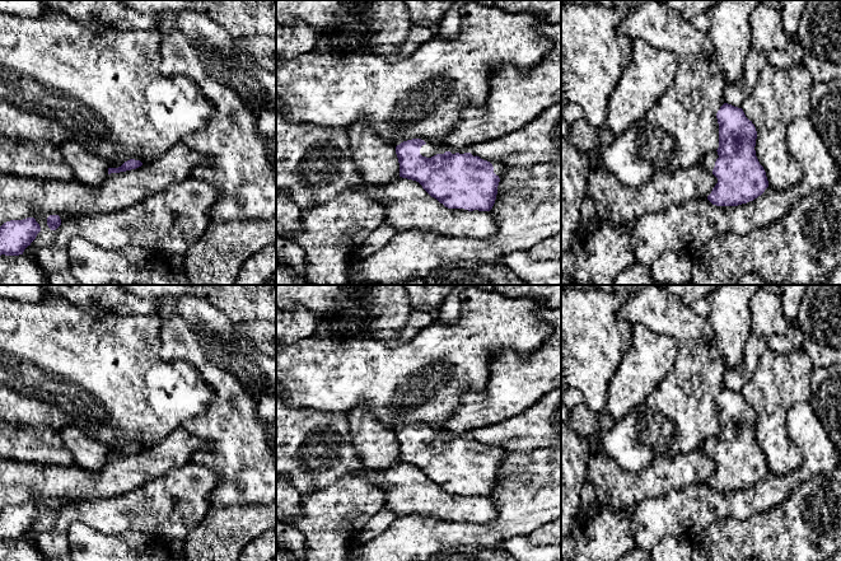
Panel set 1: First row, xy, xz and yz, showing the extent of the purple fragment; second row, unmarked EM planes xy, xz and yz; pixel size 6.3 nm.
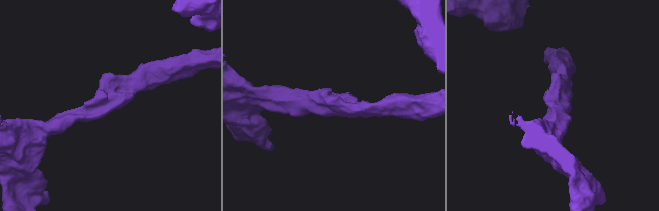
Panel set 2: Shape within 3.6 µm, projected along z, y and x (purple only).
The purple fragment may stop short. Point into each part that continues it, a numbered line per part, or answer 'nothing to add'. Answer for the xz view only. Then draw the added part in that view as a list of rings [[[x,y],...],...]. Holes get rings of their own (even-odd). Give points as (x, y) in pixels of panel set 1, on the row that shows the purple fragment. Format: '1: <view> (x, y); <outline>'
1: xz (429, 149); [[[421,139],[421,140],[426,142],[420,149],[420,154],[422,156],[431,158],[436,154],[444,154],[447,151],[444,148],[435,146],[430,140],[426,140],[426,139]]]

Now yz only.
1: yz (708, 162); [[[716,150],[709,151],[701,158],[700,165],[705,168],[707,172],[712,173],[718,158],[719,155]]]

